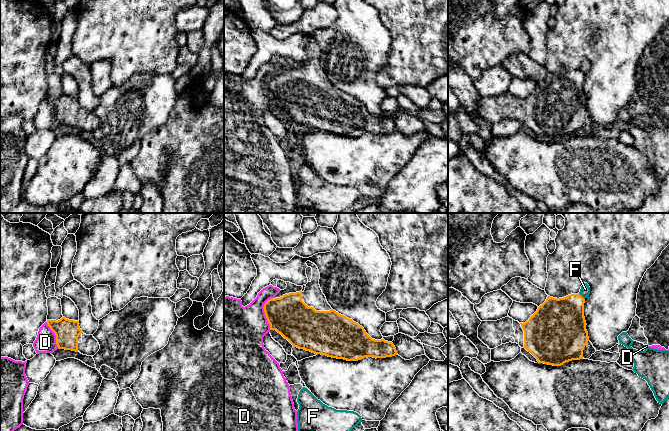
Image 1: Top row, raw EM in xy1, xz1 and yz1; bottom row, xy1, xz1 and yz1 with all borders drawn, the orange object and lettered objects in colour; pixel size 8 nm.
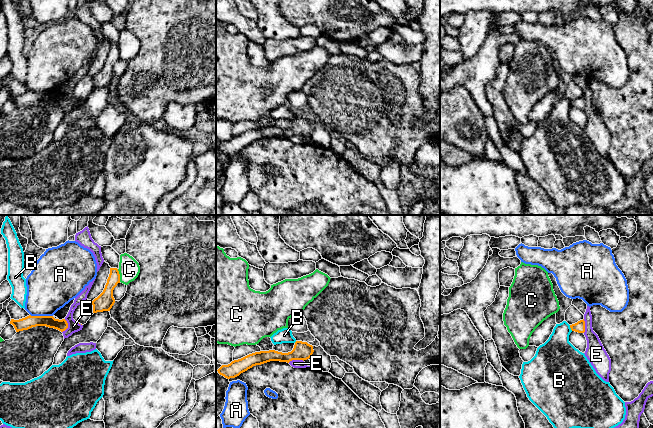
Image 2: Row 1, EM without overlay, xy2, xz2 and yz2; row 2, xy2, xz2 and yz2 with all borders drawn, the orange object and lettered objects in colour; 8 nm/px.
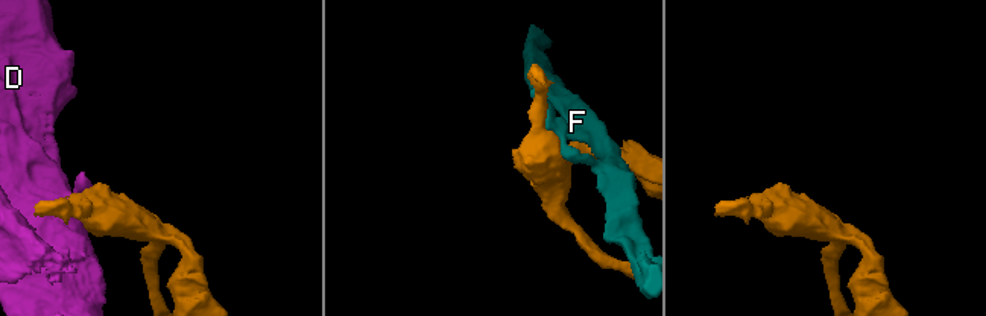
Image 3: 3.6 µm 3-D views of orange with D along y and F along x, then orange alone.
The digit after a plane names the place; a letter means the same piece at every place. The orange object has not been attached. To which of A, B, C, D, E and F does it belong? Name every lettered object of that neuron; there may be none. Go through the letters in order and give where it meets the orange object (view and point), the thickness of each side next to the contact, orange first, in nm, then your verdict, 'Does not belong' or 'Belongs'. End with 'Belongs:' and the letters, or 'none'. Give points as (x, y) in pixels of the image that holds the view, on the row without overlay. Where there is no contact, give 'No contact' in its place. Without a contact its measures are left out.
A: Touches orange at xy2 (41, 92). Thickness 100 nm (orange) against 380 nm. Does not belong
B: Touches orange at yz2 (570, 103). Thickness 90 nm (orange) against 300 nm. Does not belong
C: Touches orange at xy2 (119, 51). Thickness 140 nm (orange) against 170 nm. Does not belong
D: Touches orange at xz1 (265, 89). Thickness 320 nm (orange) against 380 nm. Does not belong
E: Touches orange at xz2 (295, 135). Thickness 140 nm (orange) against 60 nm. Does not belong
F: Touches orange at yz1 (581, 72). Thickness 360 nm (orange) against 80 nm. Does not belong
Belongs: none

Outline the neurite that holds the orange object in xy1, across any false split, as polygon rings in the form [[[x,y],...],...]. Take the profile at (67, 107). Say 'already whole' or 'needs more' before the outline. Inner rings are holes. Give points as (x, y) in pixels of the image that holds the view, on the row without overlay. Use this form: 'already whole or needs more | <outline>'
needs more | [[[62,93],[60,96],[47,96],[50,105],[56,111],[59,125],[80,128],[83,131],[94,132],[100,125],[93,111],[86,111],[79,103],[79,97]]]

